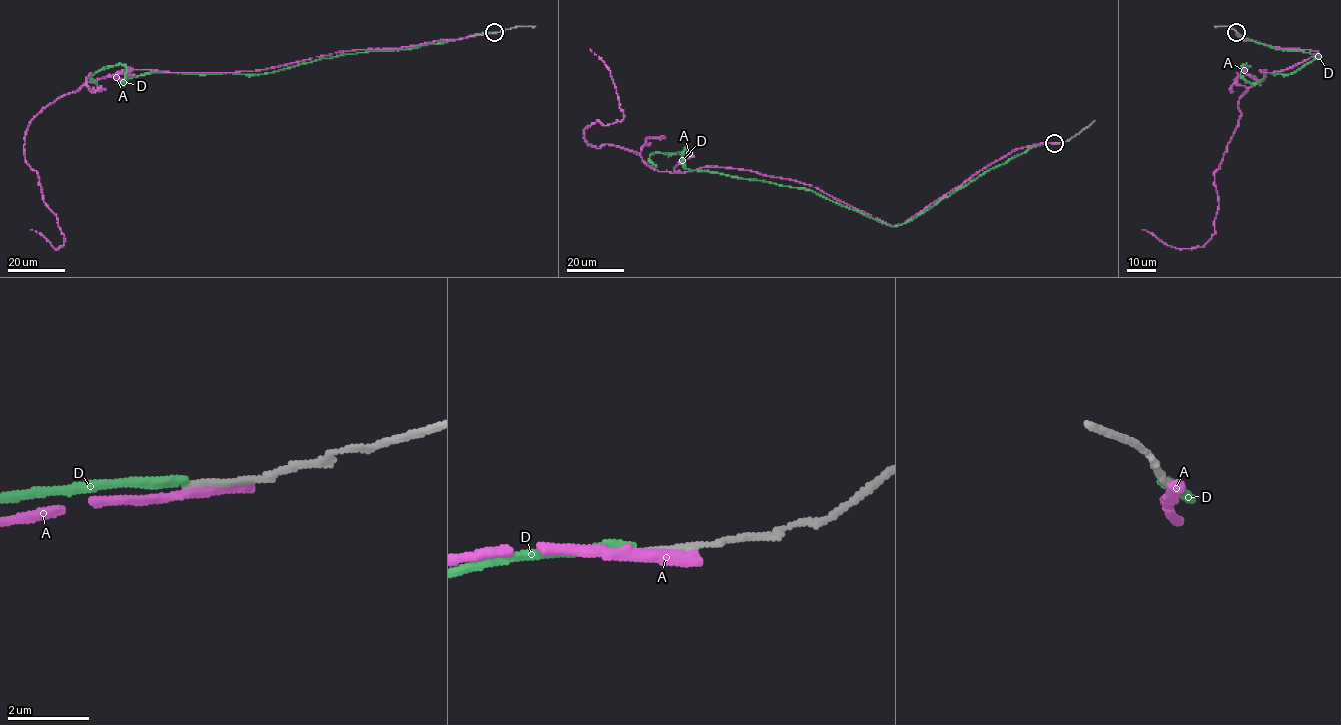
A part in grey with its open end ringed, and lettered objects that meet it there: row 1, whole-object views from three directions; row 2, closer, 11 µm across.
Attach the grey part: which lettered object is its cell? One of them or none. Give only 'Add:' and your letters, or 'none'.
Add: none

